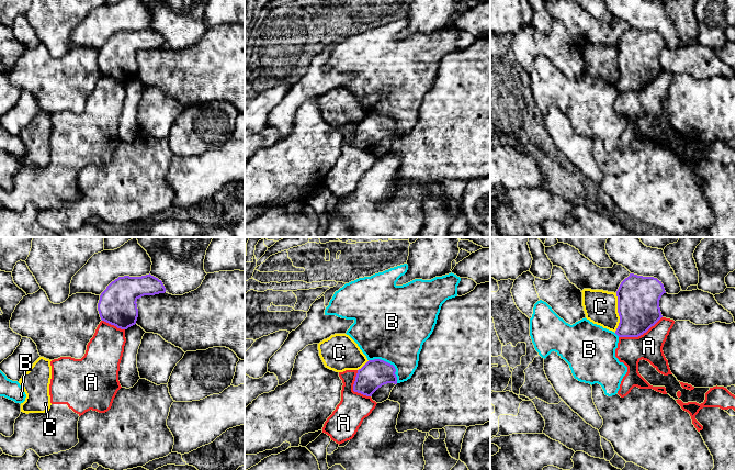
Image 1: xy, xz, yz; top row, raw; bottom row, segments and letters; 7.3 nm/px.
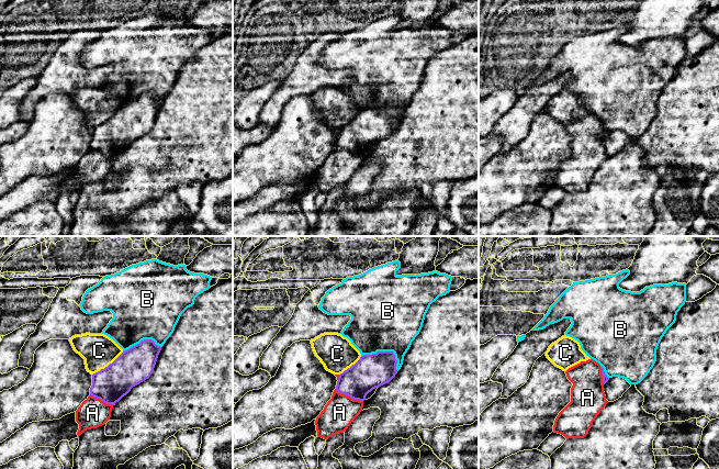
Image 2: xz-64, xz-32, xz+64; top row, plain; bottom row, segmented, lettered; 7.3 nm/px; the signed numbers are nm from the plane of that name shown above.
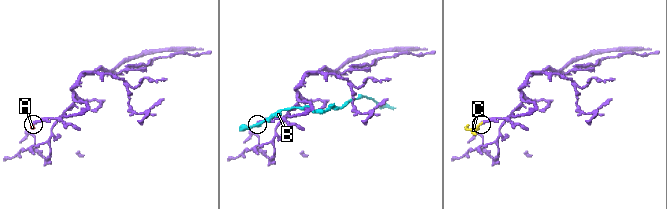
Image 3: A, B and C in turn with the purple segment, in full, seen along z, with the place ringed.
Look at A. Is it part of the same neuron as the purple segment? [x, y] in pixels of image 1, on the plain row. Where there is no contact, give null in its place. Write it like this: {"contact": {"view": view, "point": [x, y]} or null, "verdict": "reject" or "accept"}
{"contact": {"view": "yz", "point": [640, 89]}, "verdict": "reject"}

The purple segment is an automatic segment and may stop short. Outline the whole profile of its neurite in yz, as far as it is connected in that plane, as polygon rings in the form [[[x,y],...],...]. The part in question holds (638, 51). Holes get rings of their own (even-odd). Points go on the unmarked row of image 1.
[[[630,27],[618,45],[619,91],[638,91],[661,71],[659,54],[666,47],[657,32]]]

